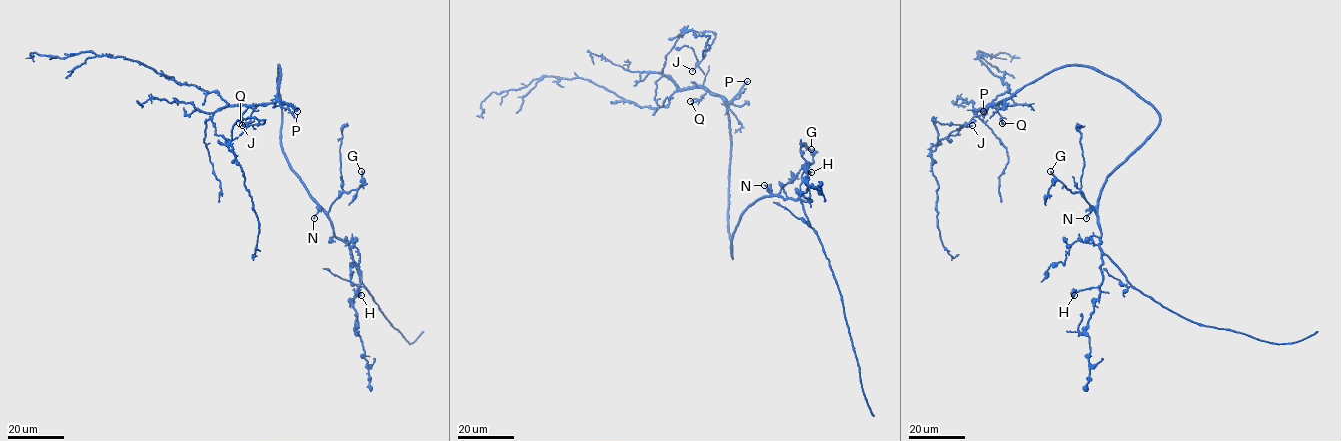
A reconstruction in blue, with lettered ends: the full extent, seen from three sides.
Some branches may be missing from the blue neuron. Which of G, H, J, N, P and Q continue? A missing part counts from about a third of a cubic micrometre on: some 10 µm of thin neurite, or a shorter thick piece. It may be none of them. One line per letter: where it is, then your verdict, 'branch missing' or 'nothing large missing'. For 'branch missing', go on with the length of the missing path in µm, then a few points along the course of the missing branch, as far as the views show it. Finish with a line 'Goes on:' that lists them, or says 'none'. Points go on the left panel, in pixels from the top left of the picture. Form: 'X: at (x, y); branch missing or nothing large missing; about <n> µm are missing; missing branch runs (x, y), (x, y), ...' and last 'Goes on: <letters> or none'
G: at (361, 171); branch missing; about 15 µm are missing
H: at (361, 295); nothing large missing
J: at (242, 125); nothing large missing
N: at (314, 218); nothing large missing
P: at (297, 111); branch missing; about 45 µm are missing
Q: at (239, 123); branch missing; about 15 µm are missing; missing branch runs (239, 123), (221, 141), (227, 148)
Goes on: G, P, Q

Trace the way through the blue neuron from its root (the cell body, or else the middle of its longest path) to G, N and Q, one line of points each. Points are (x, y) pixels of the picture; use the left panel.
G: (280, 99), (282, 151), (289, 167), (308, 193), (326, 212), (343, 192), (356, 190), (362, 184), (361, 171)
N: (280, 99), (281, 149), (289, 167), (320, 207), (314, 218)
Q: (280, 99), (278, 66), (278, 99), (274, 102), (259, 104), (239, 123)

